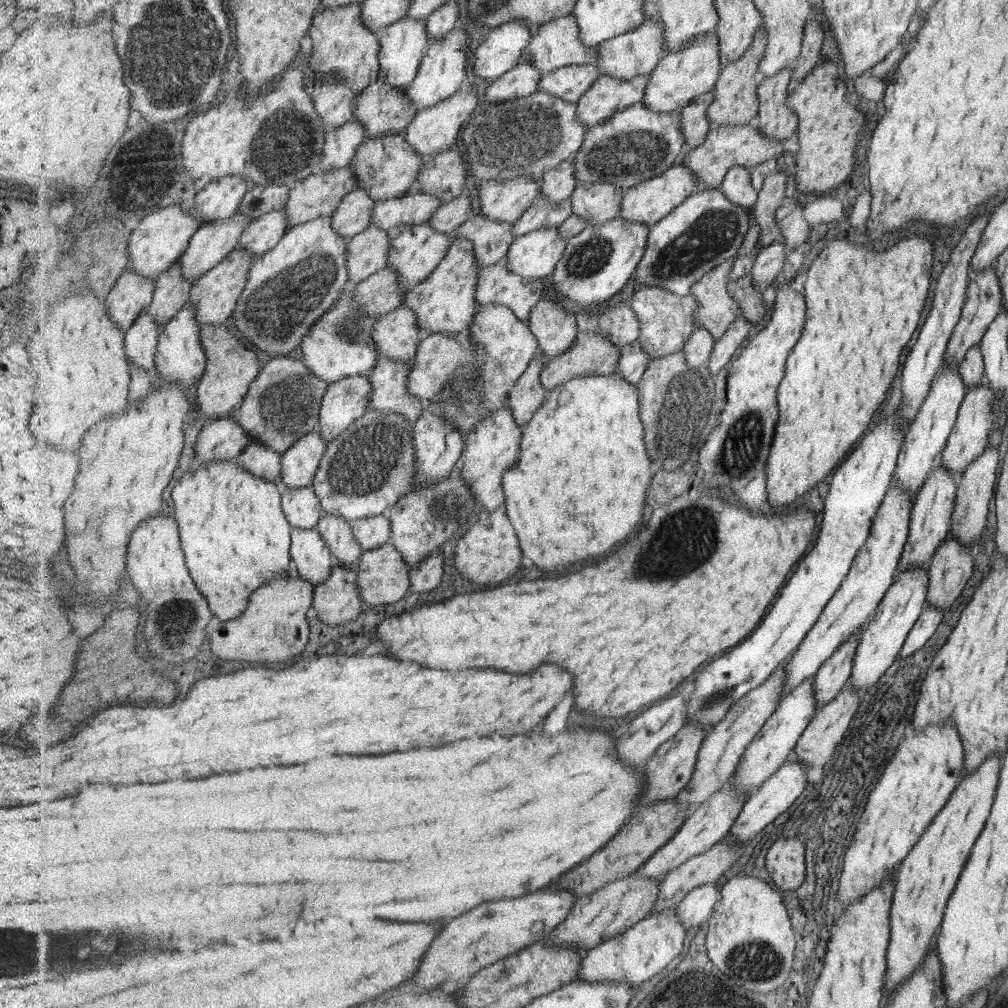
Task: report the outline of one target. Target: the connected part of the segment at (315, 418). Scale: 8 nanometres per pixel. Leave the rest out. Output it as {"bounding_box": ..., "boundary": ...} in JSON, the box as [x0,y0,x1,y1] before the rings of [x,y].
{"bounding_box":[237,358,329,453],"boundary":[[[271,358],[253,382],[237,416],[240,426],[247,430],[251,441],[263,442],[273,450],[284,453],[301,437],[319,429],[321,401],[329,384],[315,377],[299,360]]]}

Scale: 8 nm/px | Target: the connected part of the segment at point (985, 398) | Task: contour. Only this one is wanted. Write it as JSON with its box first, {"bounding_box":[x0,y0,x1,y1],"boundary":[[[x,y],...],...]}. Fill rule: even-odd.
{"bounding_box":[936,380,1005,478],"boundary":[[[985,380],[981,384],[972,386],[968,392],[964,394],[963,400],[959,405],[956,422],[954,428],[949,432],[945,440],[942,450],[938,453],[936,461],[941,467],[947,467],[947,471],[951,471],[951,475],[958,478],[968,468],[969,463],[977,456],[984,452],[984,448],[988,445],[988,437],[991,430],[1003,429],[1005,424],[1005,413],[1003,411],[993,411],[993,404],[997,400],[997,393],[985,384]]]}

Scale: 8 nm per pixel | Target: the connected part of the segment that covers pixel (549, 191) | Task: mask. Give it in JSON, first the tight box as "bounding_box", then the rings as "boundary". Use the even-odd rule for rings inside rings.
{"bounding_box":[540,156,579,204],"boundary":[[[576,156],[570,157],[543,175],[540,196],[549,200],[551,204],[559,204],[572,196],[579,185],[579,180],[575,178],[575,160]]]}

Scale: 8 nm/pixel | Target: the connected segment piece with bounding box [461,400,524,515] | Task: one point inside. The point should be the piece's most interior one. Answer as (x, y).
(492, 448)

